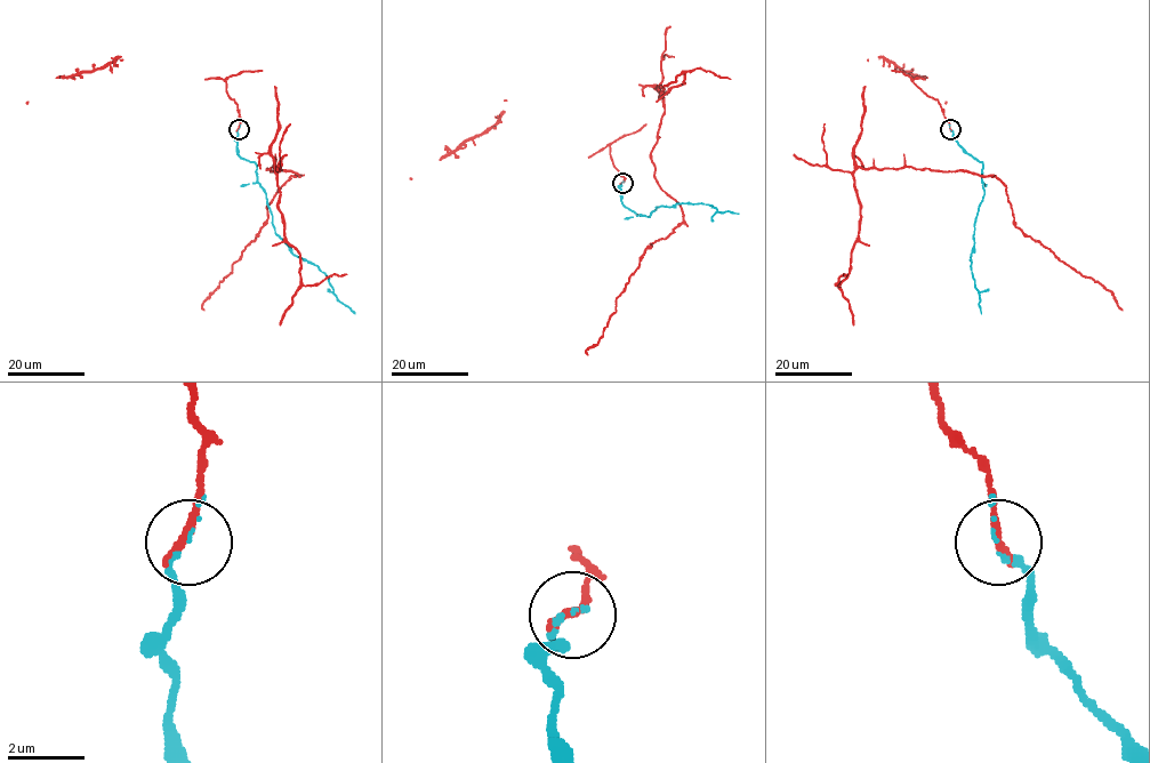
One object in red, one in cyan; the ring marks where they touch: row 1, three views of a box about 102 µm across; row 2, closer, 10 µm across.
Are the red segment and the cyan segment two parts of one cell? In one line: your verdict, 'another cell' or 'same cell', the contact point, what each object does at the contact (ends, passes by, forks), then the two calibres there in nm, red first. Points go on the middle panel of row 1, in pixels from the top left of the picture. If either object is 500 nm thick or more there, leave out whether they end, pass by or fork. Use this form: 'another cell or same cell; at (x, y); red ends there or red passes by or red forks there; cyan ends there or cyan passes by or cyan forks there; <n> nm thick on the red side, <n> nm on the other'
same cell; at (622, 183); red ends there; cyan passes by; 280 nm thick on the red side, 70 nm on the other

